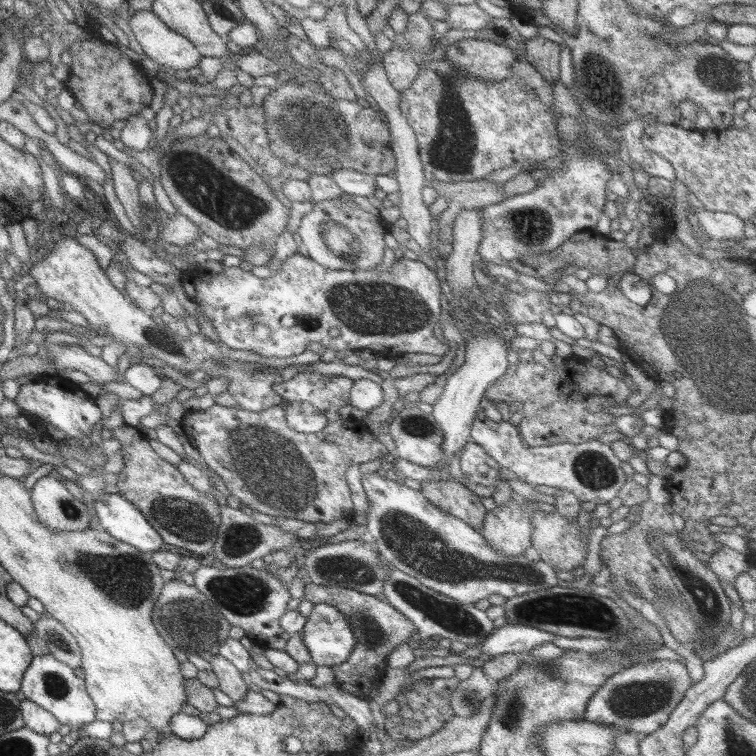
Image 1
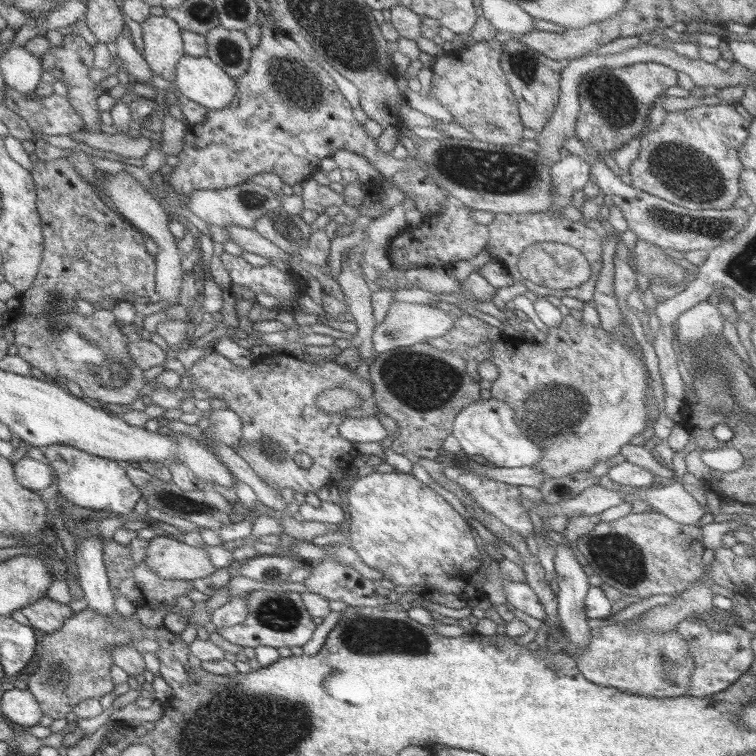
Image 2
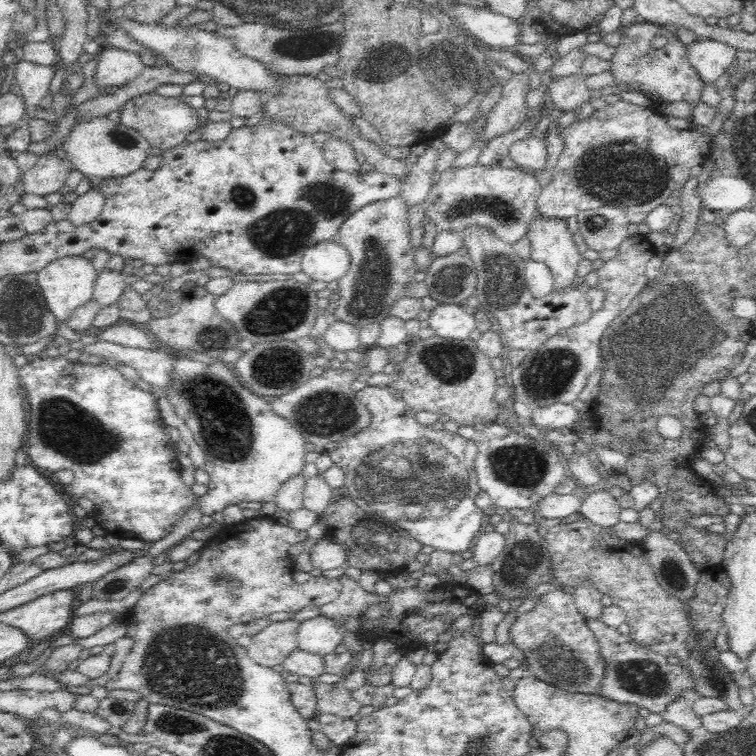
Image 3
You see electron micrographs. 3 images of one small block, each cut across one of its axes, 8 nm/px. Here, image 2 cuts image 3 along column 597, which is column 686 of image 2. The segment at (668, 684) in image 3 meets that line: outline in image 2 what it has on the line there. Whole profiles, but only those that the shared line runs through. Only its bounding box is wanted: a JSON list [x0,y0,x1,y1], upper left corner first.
[675,620,755,697]

